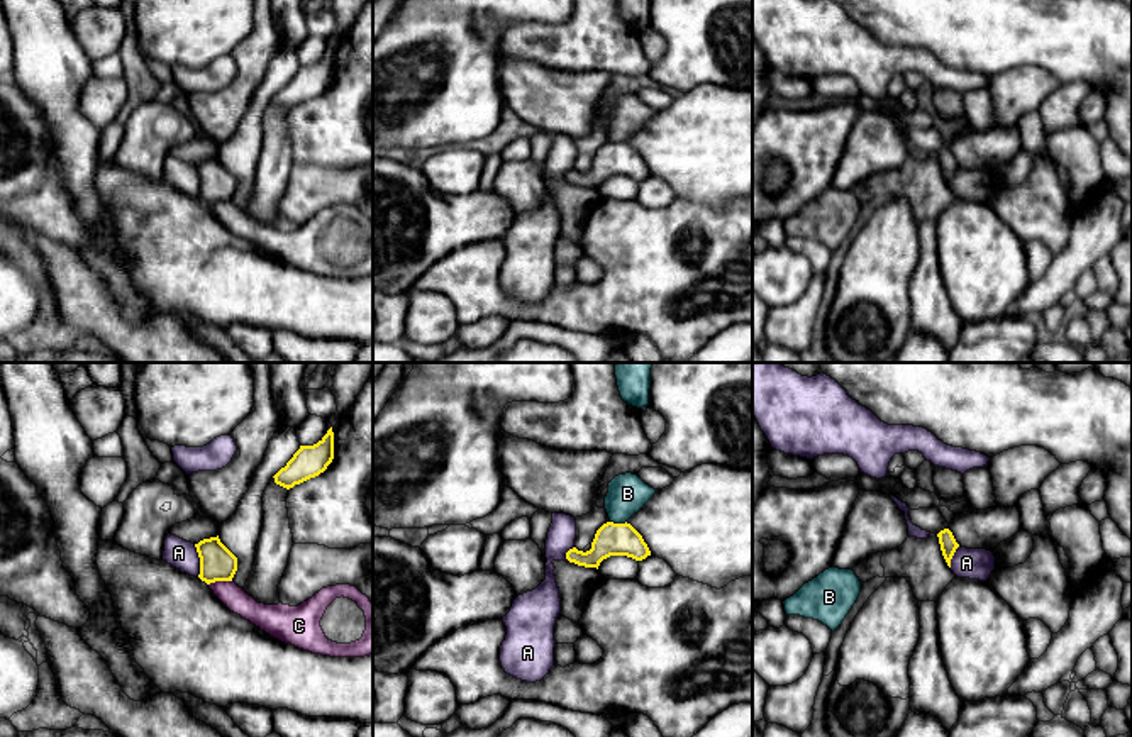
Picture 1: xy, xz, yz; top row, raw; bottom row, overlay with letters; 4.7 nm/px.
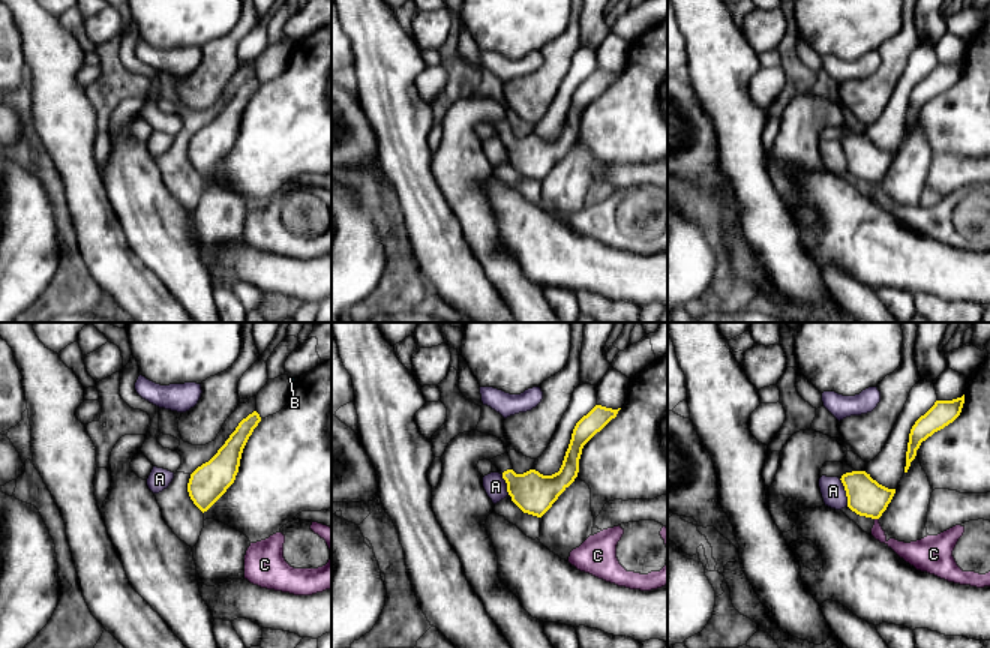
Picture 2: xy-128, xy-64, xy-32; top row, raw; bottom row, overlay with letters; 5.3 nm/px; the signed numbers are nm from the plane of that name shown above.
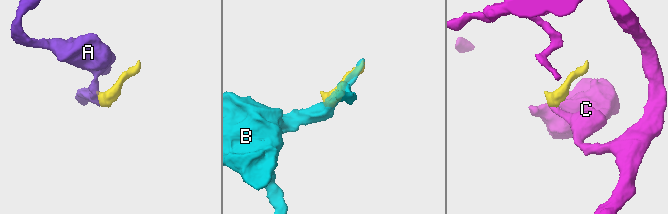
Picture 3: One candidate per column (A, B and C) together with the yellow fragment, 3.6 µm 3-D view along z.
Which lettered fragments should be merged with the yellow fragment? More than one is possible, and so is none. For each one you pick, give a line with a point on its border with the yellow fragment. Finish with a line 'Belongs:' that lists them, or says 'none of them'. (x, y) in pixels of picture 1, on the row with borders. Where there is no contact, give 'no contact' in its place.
Belongs: none of them

